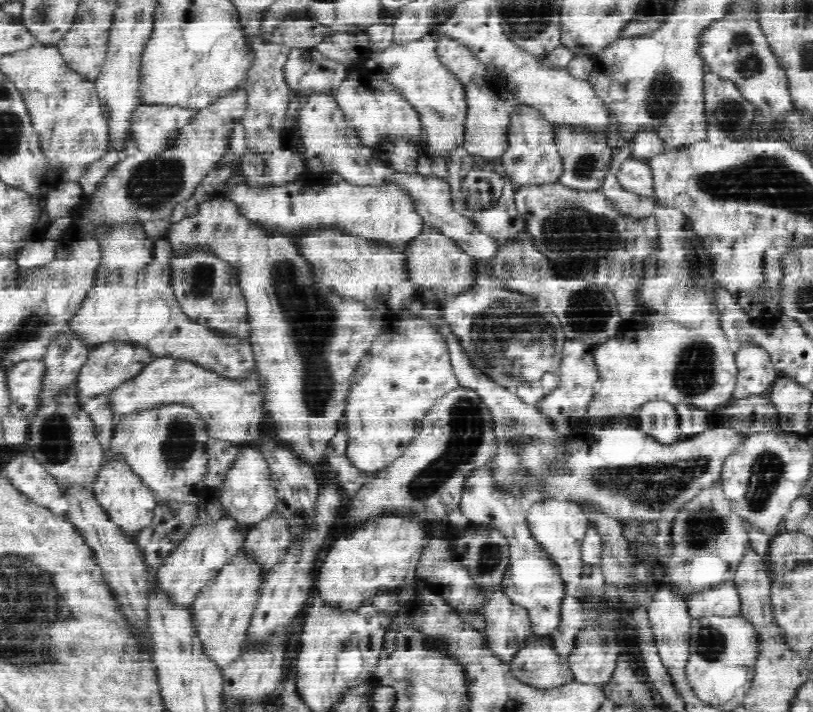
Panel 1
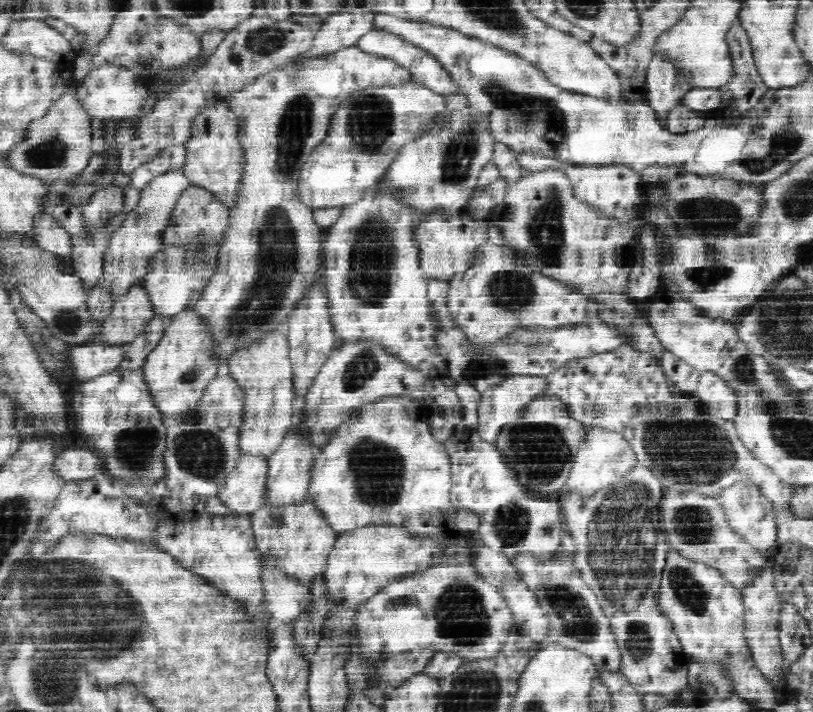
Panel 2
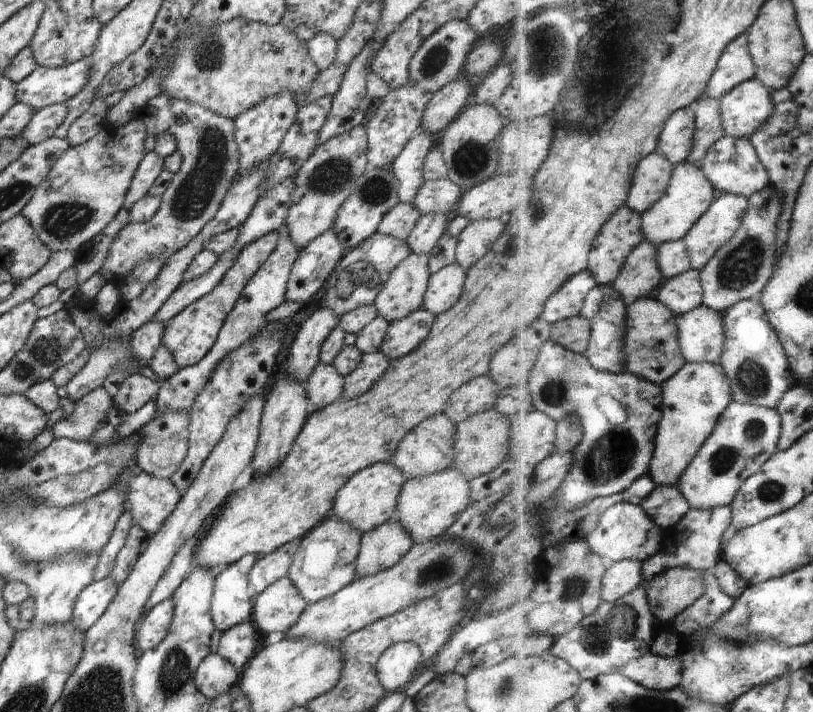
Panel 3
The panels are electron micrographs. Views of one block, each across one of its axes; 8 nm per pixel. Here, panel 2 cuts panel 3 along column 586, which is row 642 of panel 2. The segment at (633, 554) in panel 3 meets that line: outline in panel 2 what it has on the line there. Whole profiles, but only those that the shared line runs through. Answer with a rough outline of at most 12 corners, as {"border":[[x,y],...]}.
{"border":[[480,546],[476,572],[498,586],[516,632],[541,644],[549,616],[504,554]]}

